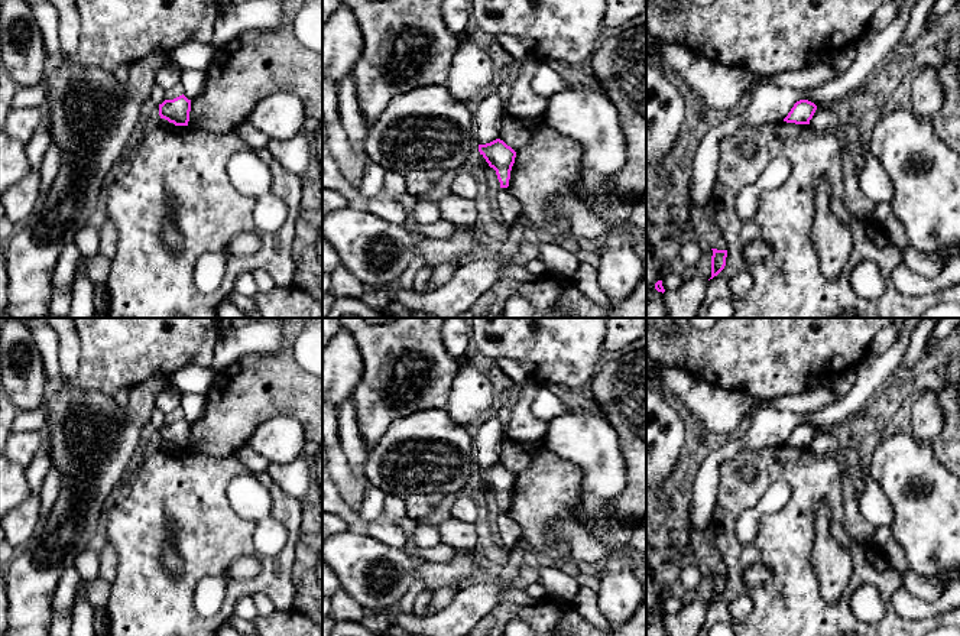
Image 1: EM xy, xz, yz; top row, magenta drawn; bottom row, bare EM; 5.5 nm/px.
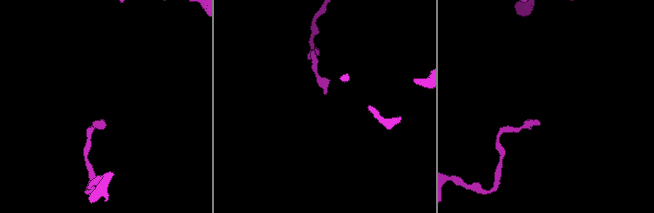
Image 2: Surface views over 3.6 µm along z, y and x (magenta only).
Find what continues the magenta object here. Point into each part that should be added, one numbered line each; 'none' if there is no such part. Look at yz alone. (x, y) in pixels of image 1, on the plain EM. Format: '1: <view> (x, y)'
none

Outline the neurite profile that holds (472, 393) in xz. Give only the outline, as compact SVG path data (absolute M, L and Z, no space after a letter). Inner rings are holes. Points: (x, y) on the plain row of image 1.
M461 361L454 377L447 412L461 426L468 428L486 411L492 411L493 386L490 380L476 367Z

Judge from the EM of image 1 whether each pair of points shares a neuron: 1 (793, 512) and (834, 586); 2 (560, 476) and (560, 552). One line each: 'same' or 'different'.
1: different
2: same

